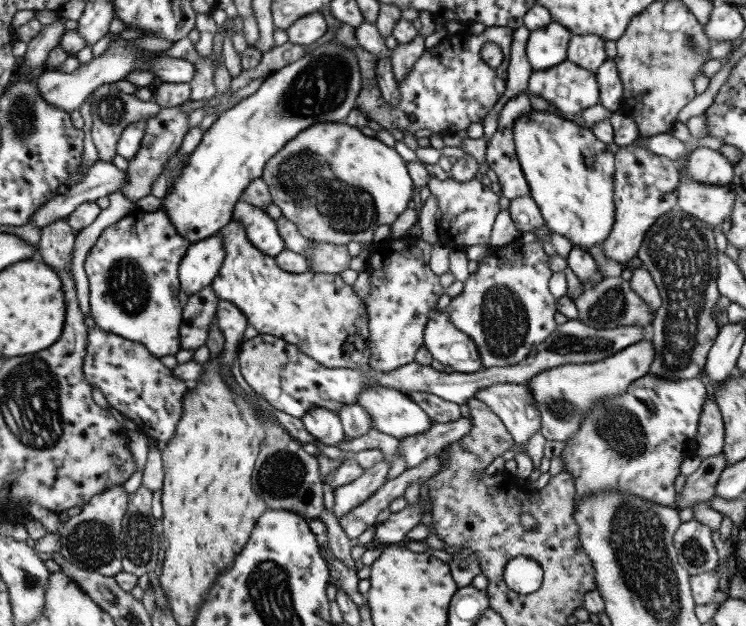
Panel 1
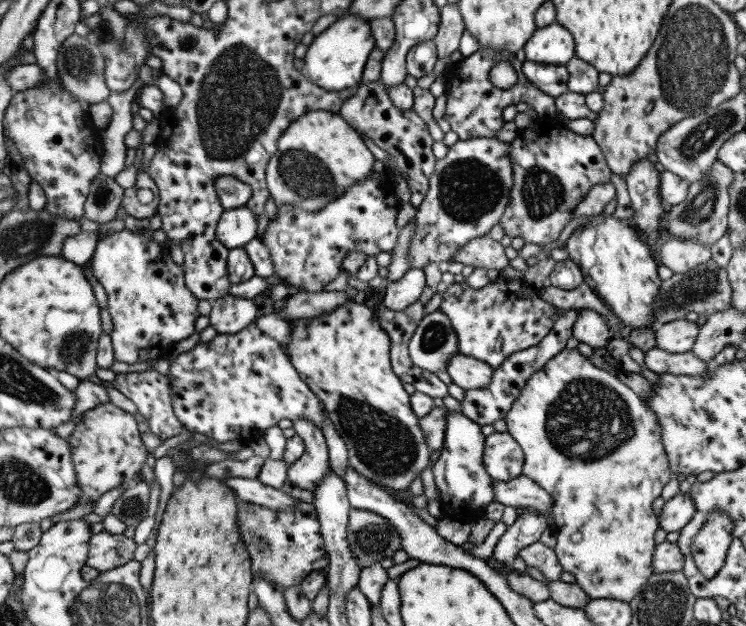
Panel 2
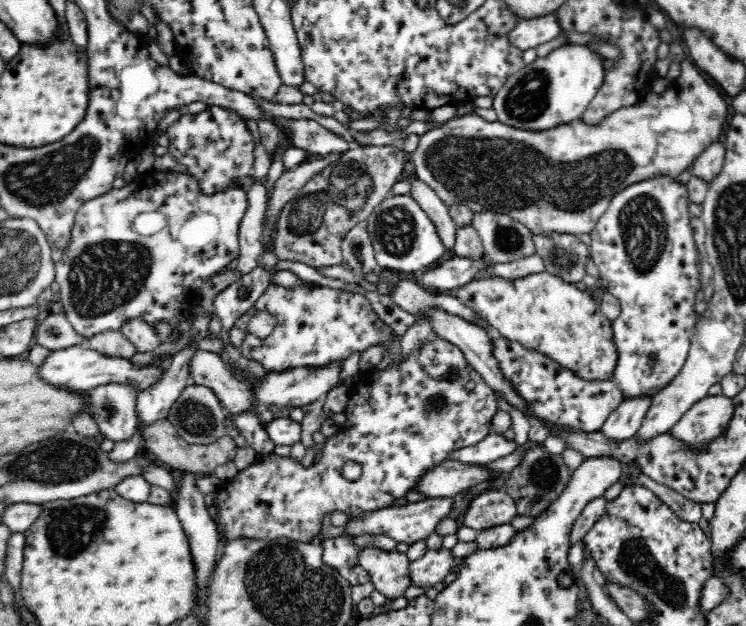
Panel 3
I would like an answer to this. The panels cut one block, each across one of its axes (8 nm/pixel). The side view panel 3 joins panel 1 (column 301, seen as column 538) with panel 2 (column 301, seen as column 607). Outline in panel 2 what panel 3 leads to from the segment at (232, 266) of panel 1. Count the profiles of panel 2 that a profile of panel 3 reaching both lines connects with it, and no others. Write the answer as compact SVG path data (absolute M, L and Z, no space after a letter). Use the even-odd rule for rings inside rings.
M348 299L348 300L347 300L347 301L346 301L346 302L344 302L344 303L342 303L342 304L340 304L340 305L339 305L339 306L337 306L337 308L336 308L336 309L335 309L335 310L332 310L332 311L328 311L328 313L322 313L322 314L320 314L320 315L318 315L318 316L317 316L317 317L288 317L288 318L283 318L283 316L281 316L281 314L279 314L279 311L277 311L277 310L276 310L276 309L275 309L275 308L274 308L274 310L275 310L275 311L274 311L274 313L275 313L275 315L274 315L274 316L276 316L276 317L279 317L279 318L282 318L282 319L287 319L287 320L288 320L288 322L290 322L290 326L288 326L288 327L291 327L291 328L292 328L292 331L290 331L290 341L288 341L288 354L287 354L287 355L288 355L288 356L289 356L289 359L290 359L290 362L292 362L292 364L293 364L293 366L294 366L294 368L295 368L295 369L296 369L296 370L297 370L297 371L298 371L298 374L299 374L299 376L300 376L300 378L301 378L301 379L302 379L302 380L304 380L304 382L305 382L305 383L306 383L306 384L307 384L307 385L308 385L308 388L310 388L310 390L311 390L311 391L312 391L312 392L313 392L313 393L314 393L314 394L315 394L315 395L316 395L316 396L317 396L317 397L318 397L318 398L319 398L319 399L320 399L320 400L321 400L321 403L322 403L322 404L323 404L323 407L324 407L324 408L326 408L326 412L328 412L328 416L330 416L330 422L332 422L332 424L334 424L334 428L336 428L336 432L338 432L338 434L340 434L340 436L341 436L341 437L342 437L342 440L344 440L344 442L345 442L345 444L346 444L346 448L347 448L347 459L348 459L348 462L349 462L349 466L350 466L350 467L352 467L352 468L353 468L353 469L354 469L354 470L356 470L356 472L358 472L358 474L361 474L361 475L362 475L362 476L365 476L365 477L366 477L366 478L367 478L367 479L368 479L368 480L371 480L371 481L372 481L372 482L373 482L373 483L374 483L374 484L378 484L378 485L380 485L380 486L381 486L381 485L382 485L382 486L390 486L390 488L394 488L394 490L404 490L404 489L405 489L405 488L407 488L407 489L408 489L408 488L410 488L410 483L412 483L412 480L414 480L414 479L416 479L416 477L418 477L418 476L420 476L420 474L421 474L421 473L422 473L422 471L423 471L423 470L424 470L424 469L425 469L425 468L426 468L426 466L427 466L427 465L428 465L428 464L429 464L429 462L430 462L430 454L431 454L431 451L430 451L430 448L428 448L428 444L426 444L426 440L424 440L424 432L422 432L422 428L420 428L420 418L418 418L418 416L416 416L416 414L414 414L414 410L412 410L412 406L410 406L410 394L408 394L408 393L407 393L407 392L406 392L406 390L405 390L405 389L404 389L404 387L403 387L403 384L402 384L402 383L403 383L403 382L402 382L402 381L401 381L401 380L400 380L400 378L398 378L398 376L396 376L396 373L395 373L395 372L394 372L394 371L393 371L393 368L392 368L392 365L391 365L391 360L390 360L390 337L389 337L389 336L388 336L388 334L386 334L386 331L385 331L385 330L384 330L384 329L383 329L383 328L382 328L382 327L381 327L381 326L380 326L380 320L378 320L378 316L376 316L376 312L375 312L375 310L374 310L374 308L373 308L373 309L372 309L372 308L369 308L369 307L368 307L368 306L366 306L366 303L363 303L363 304L359 304L359 303L358 303L358 301L357 301L357 300L355 300L355 301L352 301L352 300L350 300L350 299Z

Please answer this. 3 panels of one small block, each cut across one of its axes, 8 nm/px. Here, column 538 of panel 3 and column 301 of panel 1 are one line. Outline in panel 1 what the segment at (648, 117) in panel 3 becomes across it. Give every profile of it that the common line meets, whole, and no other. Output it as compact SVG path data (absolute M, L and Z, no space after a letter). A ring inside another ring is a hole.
M316 123L289 140L268 160L263 169L264 182L269 186L273 203L291 220L300 234L309 240L347 245L349 242L373 242L378 226L392 223L412 203L414 189L407 162L396 151L376 137L364 135L359 128L342 123Z

